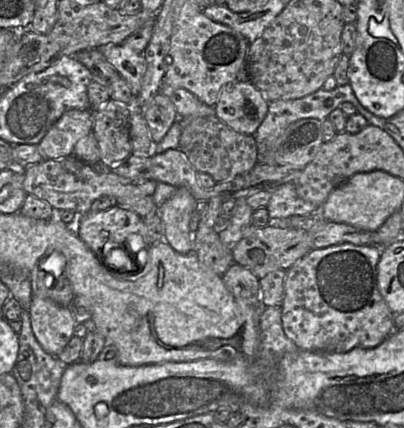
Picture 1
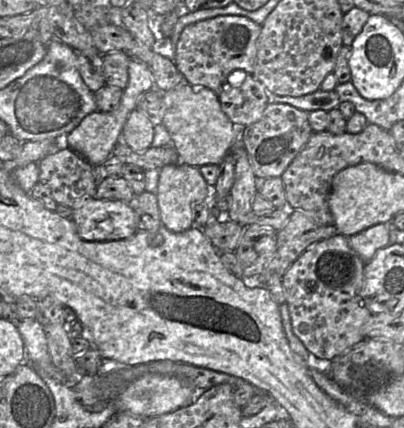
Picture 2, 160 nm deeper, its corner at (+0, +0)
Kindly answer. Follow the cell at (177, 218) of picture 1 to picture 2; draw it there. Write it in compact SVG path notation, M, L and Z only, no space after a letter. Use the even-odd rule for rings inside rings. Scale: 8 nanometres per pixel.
M179 162L161 168L156 190L161 224L174 233L180 233L191 228L195 209L210 199L211 188L197 167Z

